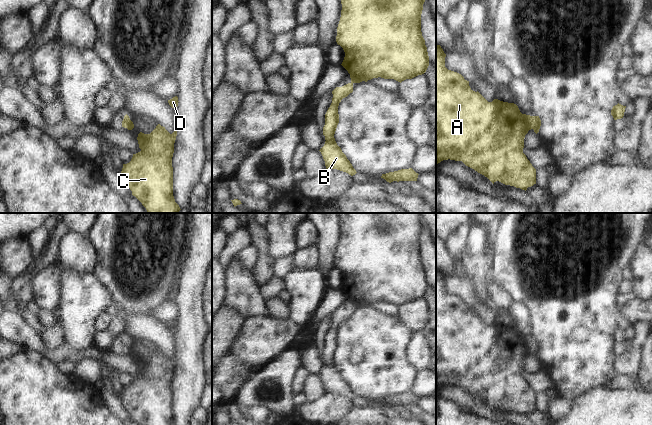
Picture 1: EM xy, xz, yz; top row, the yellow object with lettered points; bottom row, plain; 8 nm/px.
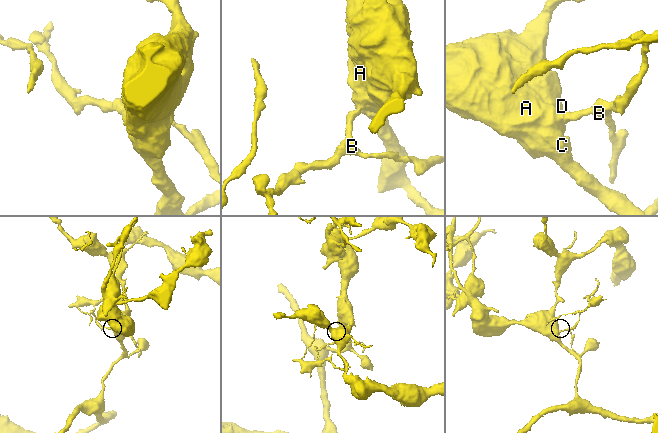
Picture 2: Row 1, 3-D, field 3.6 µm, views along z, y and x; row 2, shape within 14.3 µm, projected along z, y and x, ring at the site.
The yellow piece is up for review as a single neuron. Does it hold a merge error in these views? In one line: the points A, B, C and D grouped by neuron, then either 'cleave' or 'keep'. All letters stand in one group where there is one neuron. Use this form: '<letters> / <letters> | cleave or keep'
A C D / B | cleave

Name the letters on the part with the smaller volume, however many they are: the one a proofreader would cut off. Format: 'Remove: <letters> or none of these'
Remove: B

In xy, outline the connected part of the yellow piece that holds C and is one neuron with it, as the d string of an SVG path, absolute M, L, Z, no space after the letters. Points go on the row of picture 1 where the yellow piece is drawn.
M158 124L150 134L140 132L137 140L140 152L133 154L131 161L123 164L123 180L148 213L179 213L181 210L173 196L172 157L177 130L170 134Z

